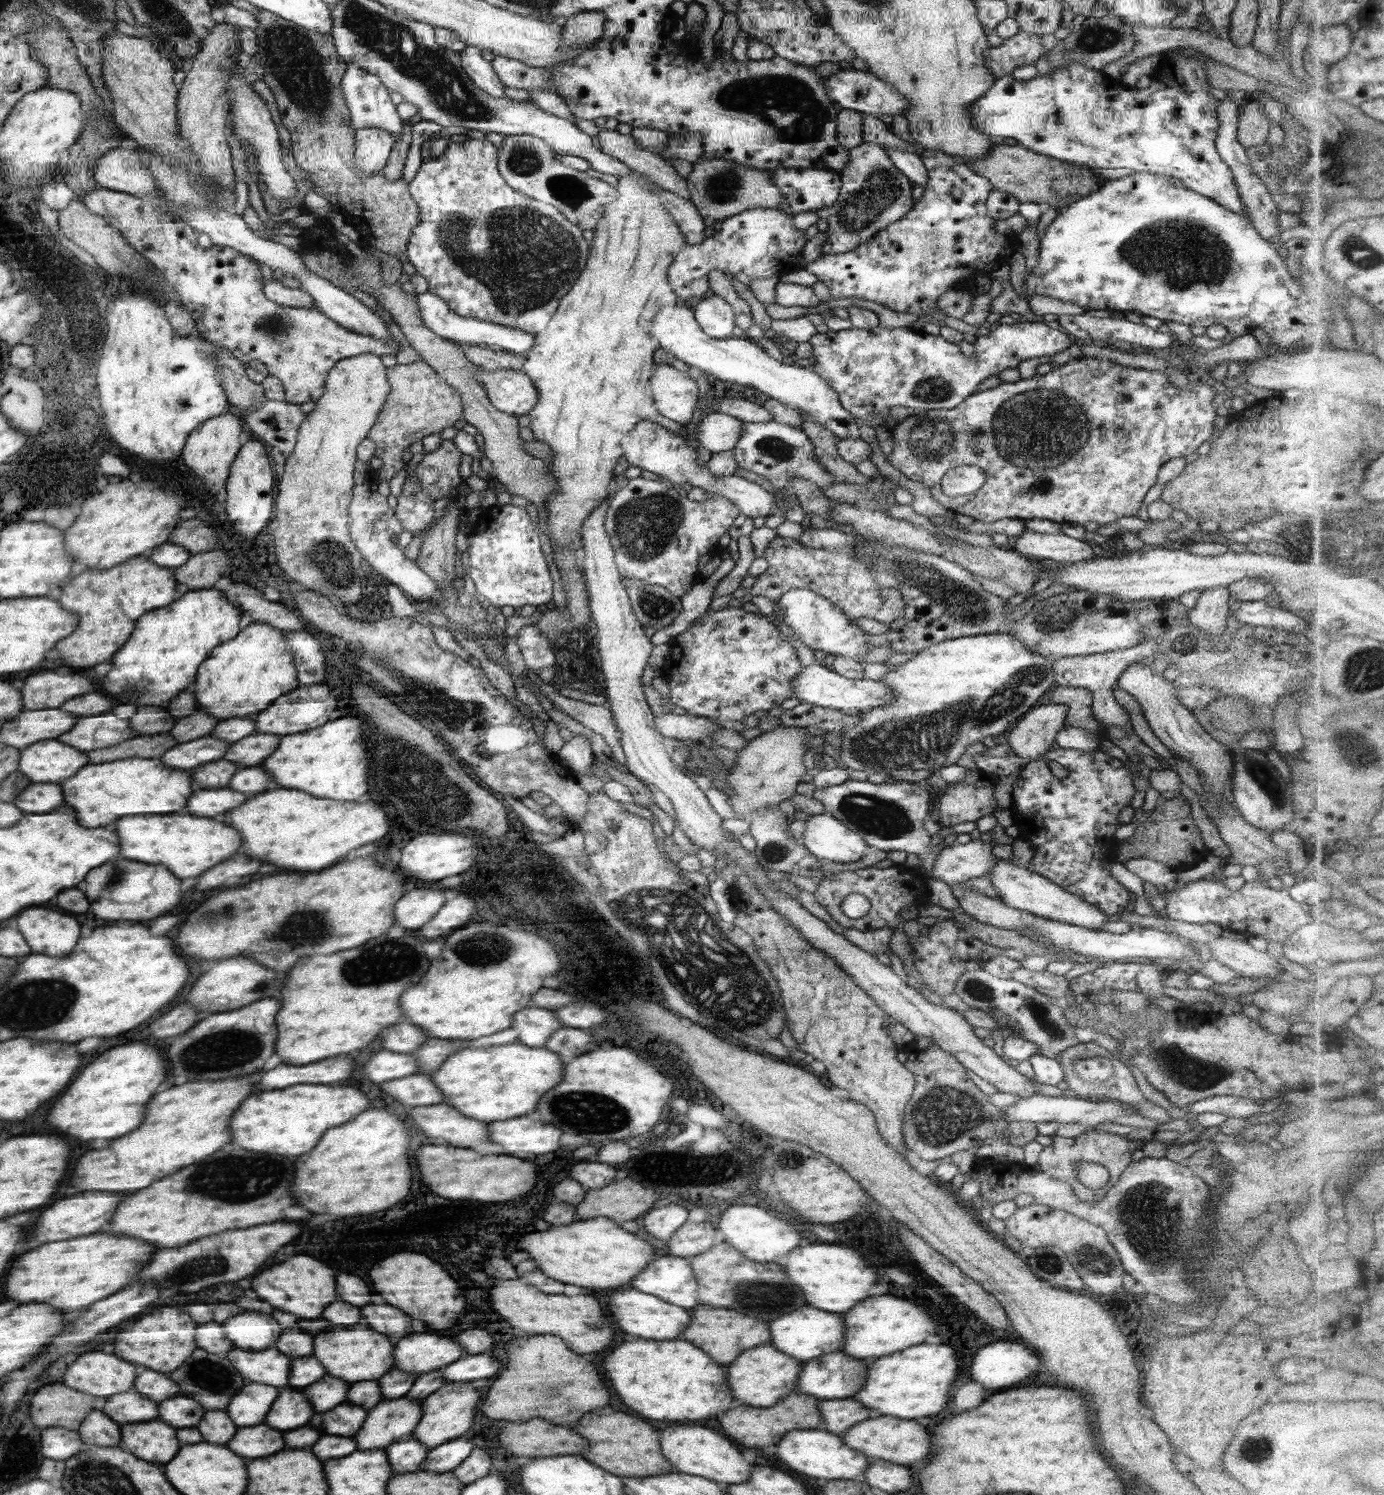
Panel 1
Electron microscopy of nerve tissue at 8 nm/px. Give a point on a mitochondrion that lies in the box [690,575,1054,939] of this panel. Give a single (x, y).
(884, 819)

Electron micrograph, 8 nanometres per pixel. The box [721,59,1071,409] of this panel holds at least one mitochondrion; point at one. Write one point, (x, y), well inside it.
(879, 190)

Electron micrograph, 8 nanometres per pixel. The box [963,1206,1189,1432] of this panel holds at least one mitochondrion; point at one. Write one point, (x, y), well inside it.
(1094, 1259)

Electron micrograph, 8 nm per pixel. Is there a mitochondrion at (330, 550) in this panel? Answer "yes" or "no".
yes

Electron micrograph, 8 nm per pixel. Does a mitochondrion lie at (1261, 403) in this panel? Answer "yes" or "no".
no

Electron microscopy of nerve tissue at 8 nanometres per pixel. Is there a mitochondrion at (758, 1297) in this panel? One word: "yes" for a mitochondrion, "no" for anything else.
yes

